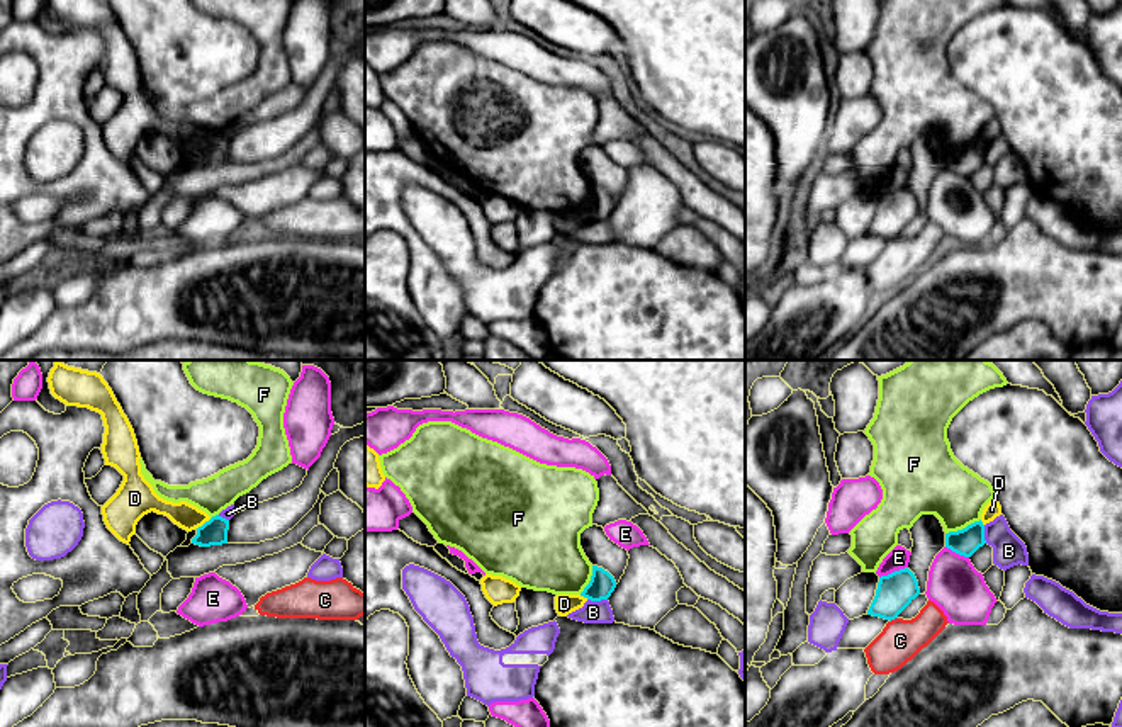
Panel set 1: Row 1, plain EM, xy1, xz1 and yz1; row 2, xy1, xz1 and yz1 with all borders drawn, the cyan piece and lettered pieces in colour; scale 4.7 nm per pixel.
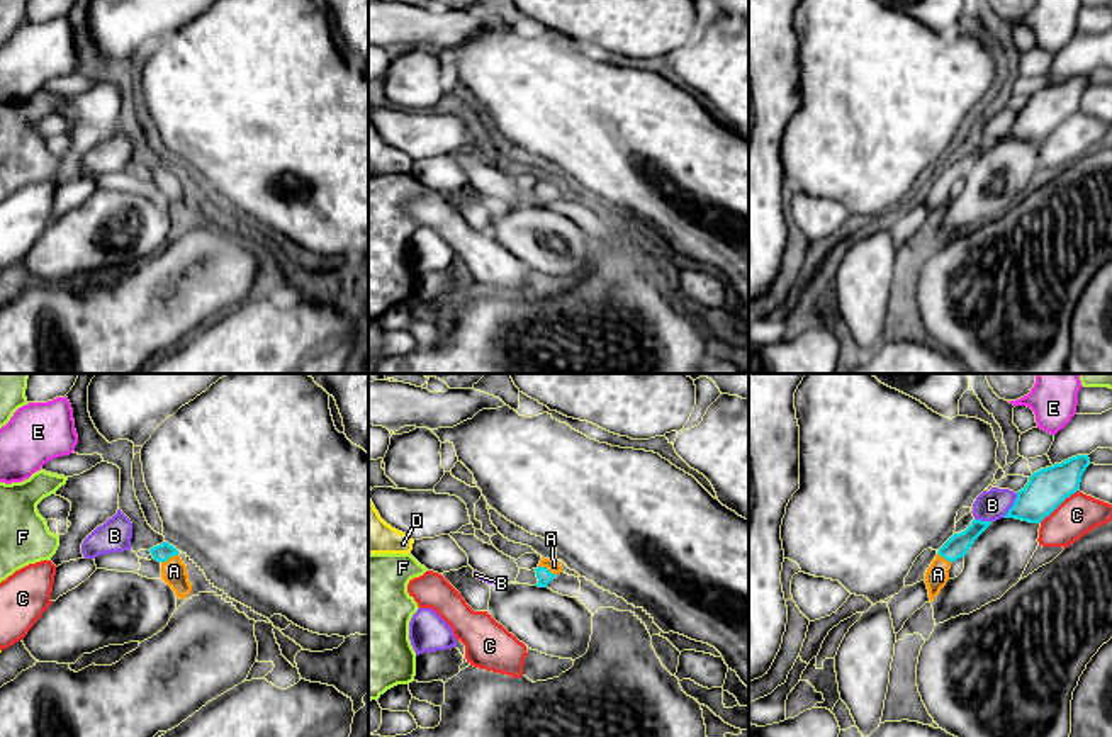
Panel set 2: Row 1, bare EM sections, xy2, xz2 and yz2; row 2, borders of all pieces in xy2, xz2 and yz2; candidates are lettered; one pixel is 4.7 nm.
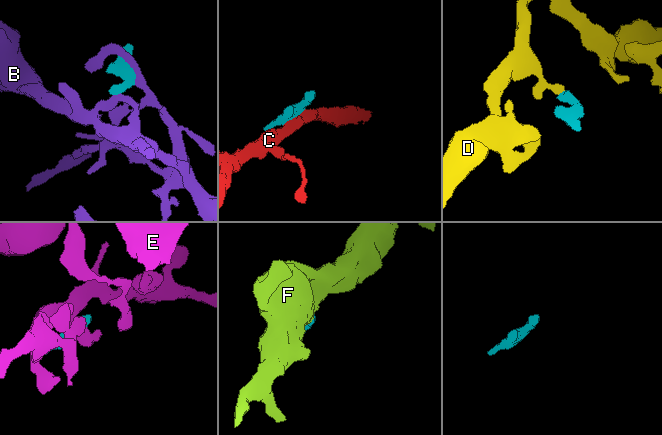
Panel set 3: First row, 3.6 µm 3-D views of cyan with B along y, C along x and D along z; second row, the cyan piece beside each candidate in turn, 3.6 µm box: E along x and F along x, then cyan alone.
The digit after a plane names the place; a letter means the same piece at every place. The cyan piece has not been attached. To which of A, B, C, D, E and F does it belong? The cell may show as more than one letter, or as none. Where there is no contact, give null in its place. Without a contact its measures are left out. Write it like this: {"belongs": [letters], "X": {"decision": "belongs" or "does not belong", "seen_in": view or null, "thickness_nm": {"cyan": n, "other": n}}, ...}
{"belongs": ["A"], "A": {"decision": "belongs", "seen_in": "xz2", "thickness_nm": {"cyan": 70, "other": 70}}, "B": {"decision": "does not belong", "seen_in": "yz2", "thickness_nm": {"cyan": 190, "other": 150}}, "C": {"decision": "does not belong", "seen_in": "yz2", "thickness_nm": {"cyan": 190, "other": 190}}, "D": {"decision": "does not belong", "seen_in": "xy1", "thickness_nm": {"cyan": 130, "other": 120}}, "E": {"decision": "does not belong", "seen_in": "yz1", "thickness_nm": {"cyan": 180, "other": 100}}, "F": {"decision": "does not belong", "seen_in": "yz1", "thickness_nm": {"cyan": 130, "other": 300}}}

